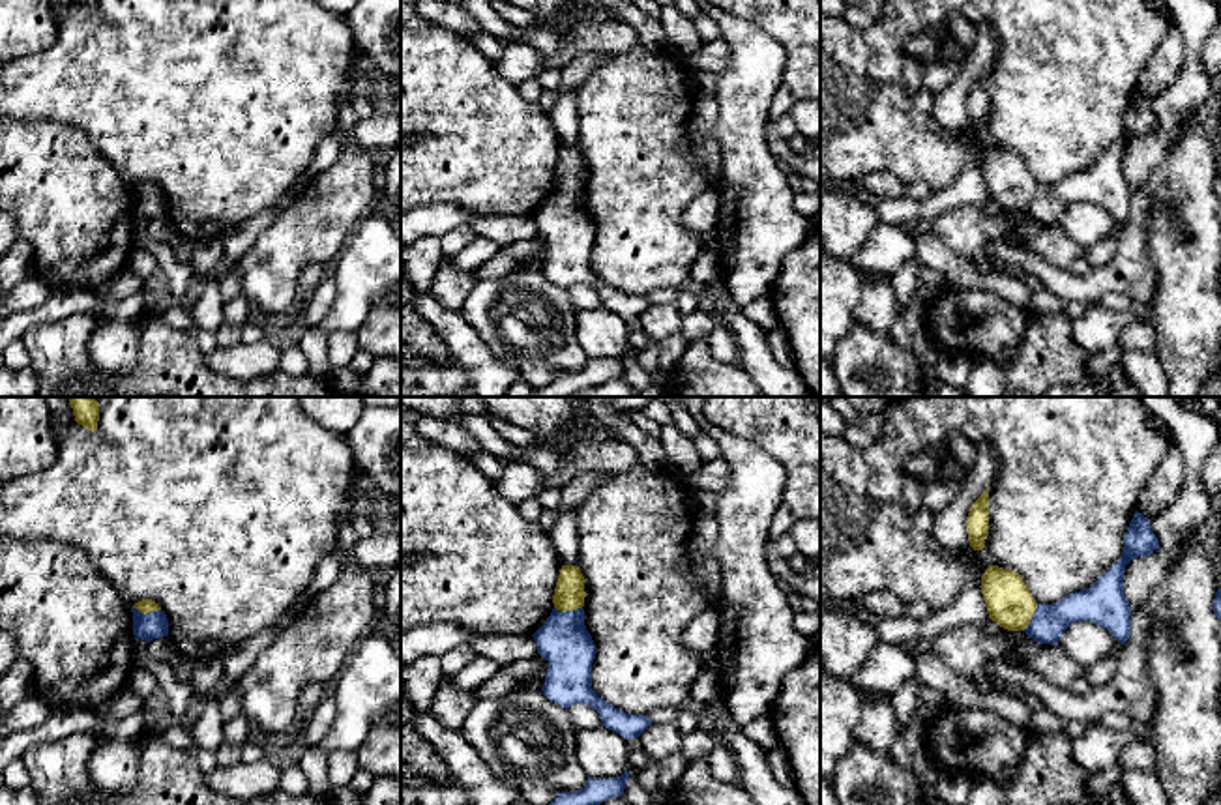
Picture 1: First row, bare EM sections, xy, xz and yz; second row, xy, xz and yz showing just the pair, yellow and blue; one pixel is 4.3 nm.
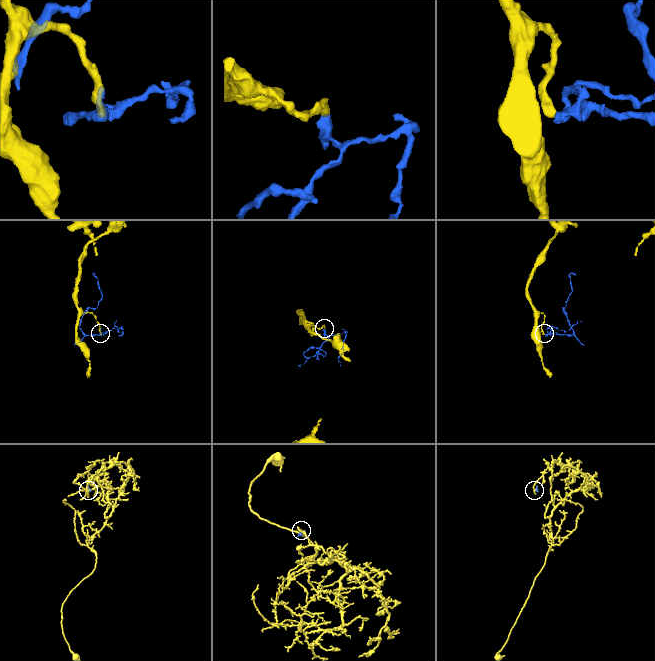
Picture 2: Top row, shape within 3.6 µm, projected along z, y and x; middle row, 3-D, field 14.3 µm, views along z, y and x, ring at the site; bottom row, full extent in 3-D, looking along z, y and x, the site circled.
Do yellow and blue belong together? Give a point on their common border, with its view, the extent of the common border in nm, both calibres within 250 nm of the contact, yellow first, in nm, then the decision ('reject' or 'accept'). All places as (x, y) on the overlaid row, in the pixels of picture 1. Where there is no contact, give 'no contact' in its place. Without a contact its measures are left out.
meets yellow in xy at (147, 613); contact 130 nm long; 60 nm thick on the yellow side, 120 nm on the other; accept

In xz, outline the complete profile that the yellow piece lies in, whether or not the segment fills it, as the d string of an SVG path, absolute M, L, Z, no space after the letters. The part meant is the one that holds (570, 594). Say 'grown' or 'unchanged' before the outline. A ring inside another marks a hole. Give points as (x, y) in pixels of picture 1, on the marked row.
grown; M562 565L554 588L554 608L532 635L537 653L549 663L541 691L562 706L592 706L603 726L624 739L639 738L652 721L648 715L625 713L599 698L590 683L596 644L584 625L584 577L577 565Z

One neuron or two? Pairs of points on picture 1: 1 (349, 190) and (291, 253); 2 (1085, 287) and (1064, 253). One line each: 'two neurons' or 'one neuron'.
1: one neuron
2: two neurons

